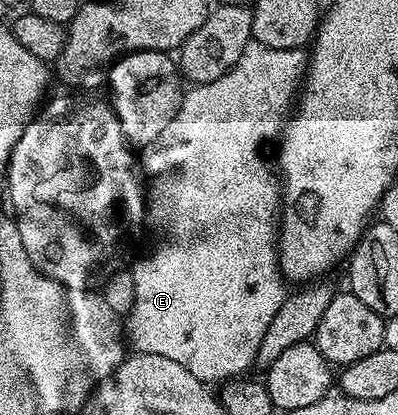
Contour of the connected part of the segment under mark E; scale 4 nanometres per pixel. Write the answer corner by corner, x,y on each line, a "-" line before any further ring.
254,42
247,44
237,58
237,62
221,78
208,84
196,84
188,87
183,94
183,101
169,126
161,130
152,144
146,145
141,152
141,166
149,181
147,193
147,220
149,236
151,232
151,249
130,265
133,274
133,290
135,301
130,312
125,316
125,336
130,347
136,352
164,355
165,358
178,362
193,374
195,378
206,384
224,383
235,377
244,375
250,365
256,363
261,338
265,338
265,330
269,330
269,322
273,322
277,310
281,310
284,300
289,295
288,285
279,267
279,222
281,219
281,180
276,169
267,165
263,157
263,143
266,140
280,139
285,125
292,115
293,105
301,92
301,85
307,74
309,56
303,48
293,50
273,50
273,46
261,46

